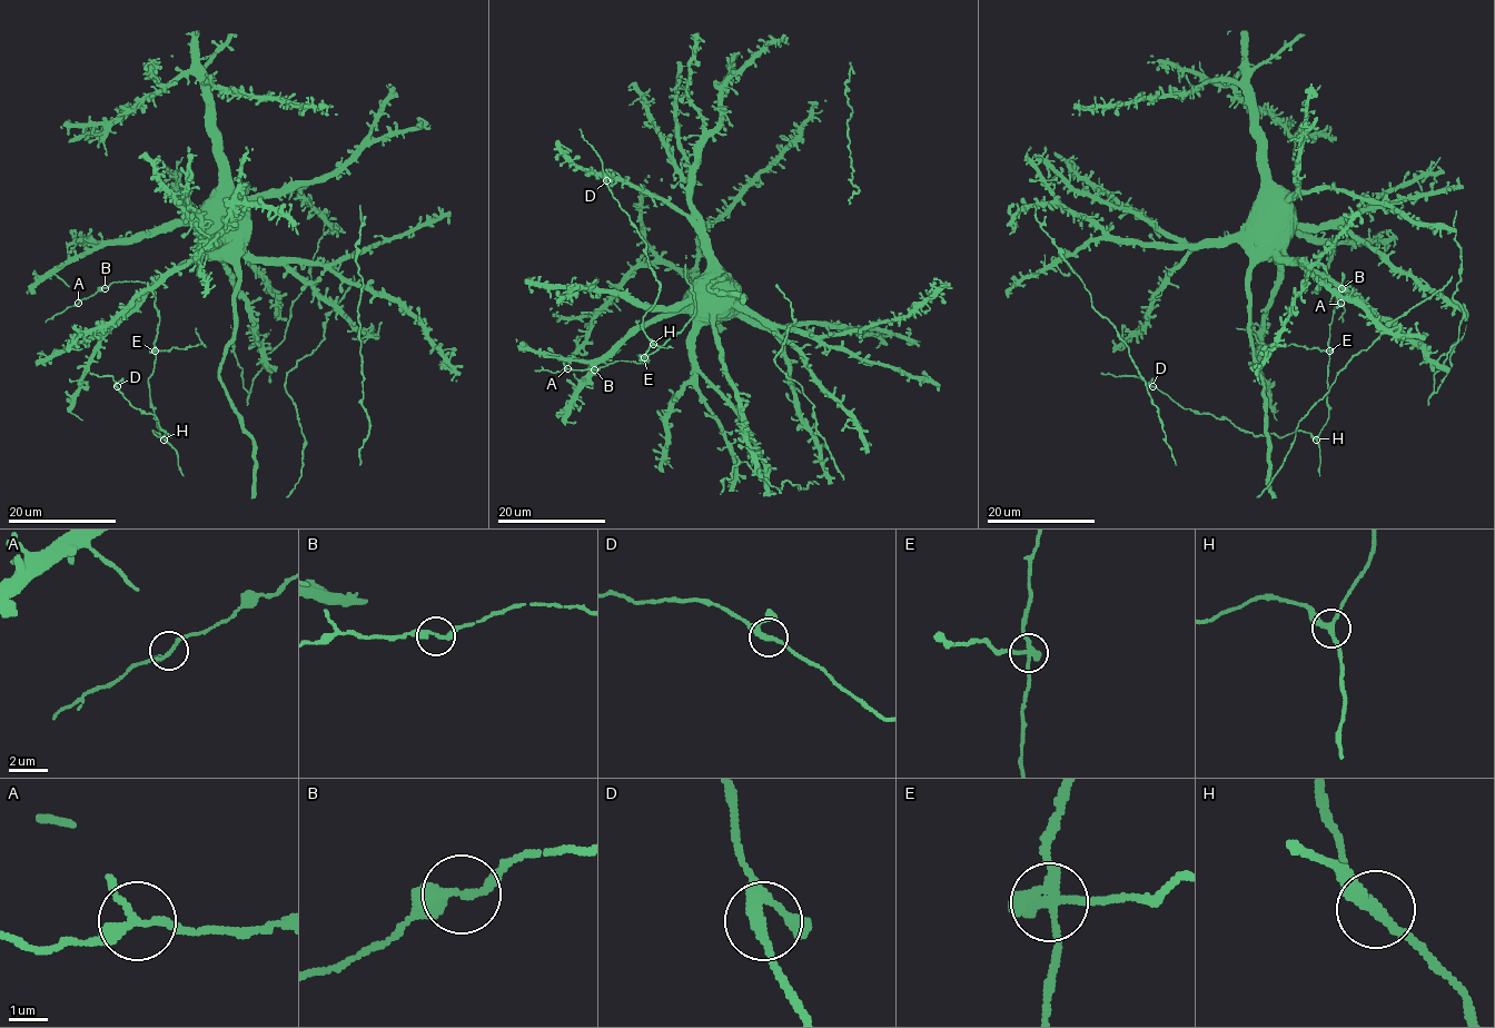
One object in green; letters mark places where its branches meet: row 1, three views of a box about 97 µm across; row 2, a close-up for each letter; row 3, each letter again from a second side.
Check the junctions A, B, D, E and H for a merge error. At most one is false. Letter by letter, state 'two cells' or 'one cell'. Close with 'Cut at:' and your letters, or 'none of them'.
A: one cell
B: one cell
D: one cell
E: two cells
H: one cell
Cut at: E

